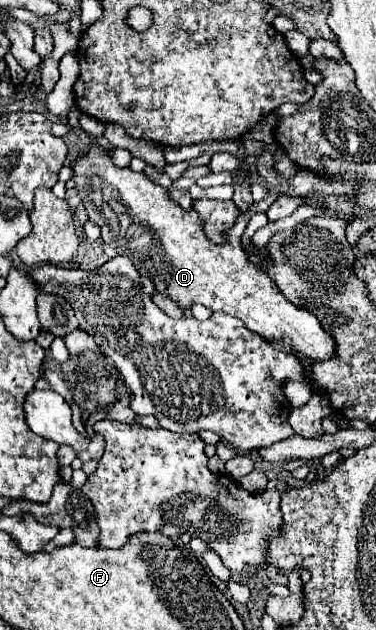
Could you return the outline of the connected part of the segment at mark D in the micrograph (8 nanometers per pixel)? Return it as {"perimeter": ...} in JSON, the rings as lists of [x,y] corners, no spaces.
{"perimeter":[[[96,142],[86,146],[84,154],[76,158],[72,180],[76,182],[78,196],[82,198],[82,206],[86,208],[90,220],[100,226],[102,240],[110,246],[114,240],[118,254],[128,256],[140,274],[150,276],[158,292],[168,294],[184,308],[190,308],[192,304],[204,304],[212,312],[236,316],[252,332],[260,334],[266,340],[284,340],[298,354],[304,354],[312,360],[328,360],[334,354],[332,336],[322,330],[320,320],[314,314],[298,310],[278,292],[266,272],[248,262],[246,250],[240,244],[240,236],[246,230],[250,218],[257,212],[265,213],[278,198],[278,194],[300,194],[314,198],[322,198],[328,194],[350,196],[354,188],[350,184],[324,182],[310,170],[298,170],[292,186],[280,188],[280,180],[272,170],[272,154],[268,152],[264,152],[256,160],[256,170],[268,182],[270,194],[260,203],[253,203],[247,212],[237,218],[232,230],[228,232],[228,244],[224,246],[214,246],[206,238],[202,220],[196,210],[182,210],[168,196],[168,190],[154,184],[152,178],[144,172],[116,166],[110,152]]]}

